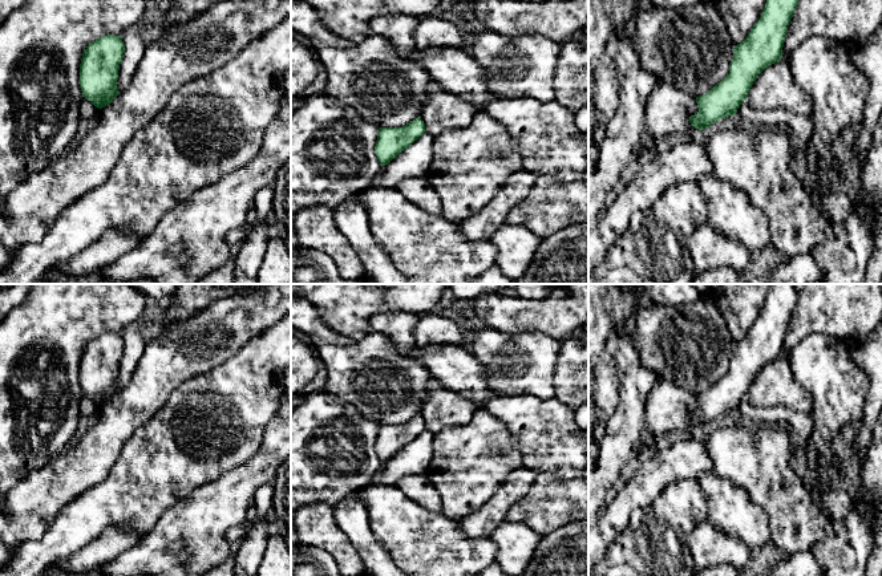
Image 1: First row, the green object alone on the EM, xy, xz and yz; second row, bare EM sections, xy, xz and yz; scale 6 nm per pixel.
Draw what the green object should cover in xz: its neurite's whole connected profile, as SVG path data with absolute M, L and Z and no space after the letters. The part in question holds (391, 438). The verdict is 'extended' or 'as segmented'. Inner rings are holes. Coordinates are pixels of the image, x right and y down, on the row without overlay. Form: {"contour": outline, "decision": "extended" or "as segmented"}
{"contour": "M421 414L402 425L380 425L375 450L381 463L391 461L401 449L406 447L425 430Z", "decision": "as segmented"}

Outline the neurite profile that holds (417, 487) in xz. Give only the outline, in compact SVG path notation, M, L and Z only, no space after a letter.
M426 475L404 476L397 480L396 487L424 508L441 514L441 498Z

